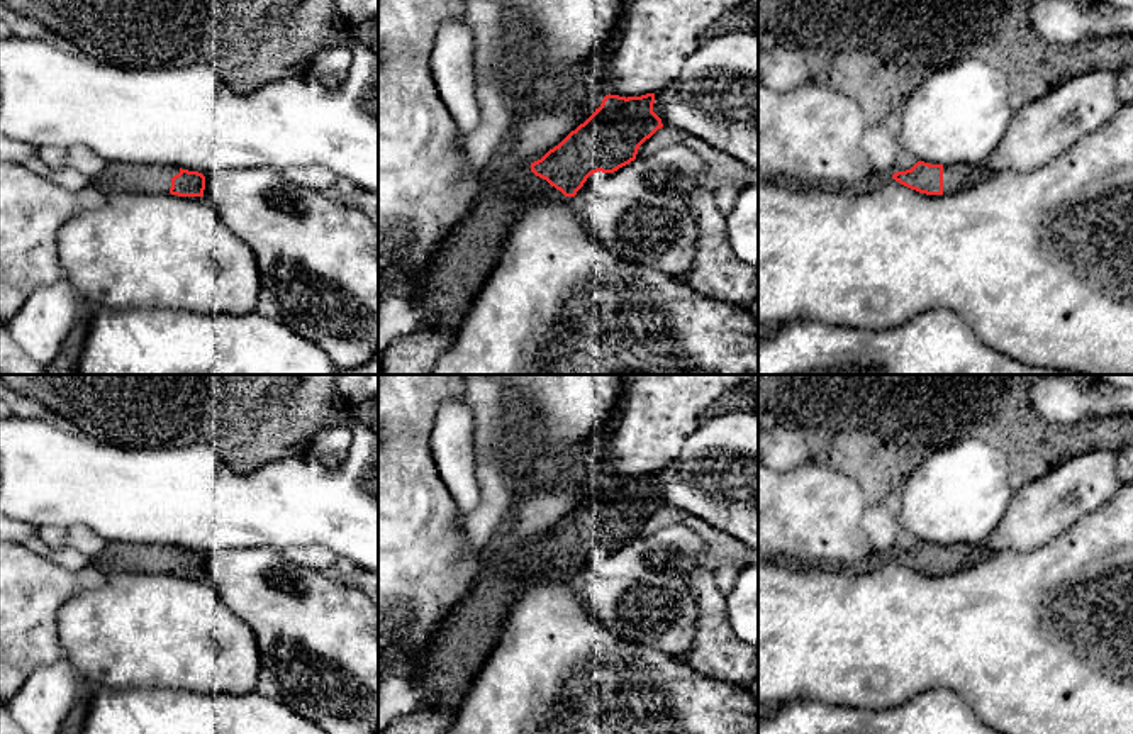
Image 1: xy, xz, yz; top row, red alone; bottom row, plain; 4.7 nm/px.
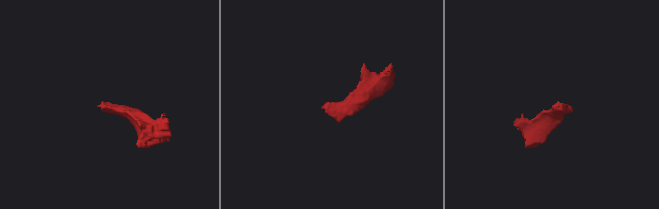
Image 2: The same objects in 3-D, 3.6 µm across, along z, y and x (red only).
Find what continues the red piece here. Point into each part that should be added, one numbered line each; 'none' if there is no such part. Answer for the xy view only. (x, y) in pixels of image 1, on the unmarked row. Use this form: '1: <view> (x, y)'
1: xy (117, 556)

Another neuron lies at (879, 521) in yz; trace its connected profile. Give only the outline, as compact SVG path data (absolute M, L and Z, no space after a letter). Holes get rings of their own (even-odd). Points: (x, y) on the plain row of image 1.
M894 502L879 503L867 509L863 515L863 529L870 537L873 549L892 551L894 537L890 532L897 527Z

